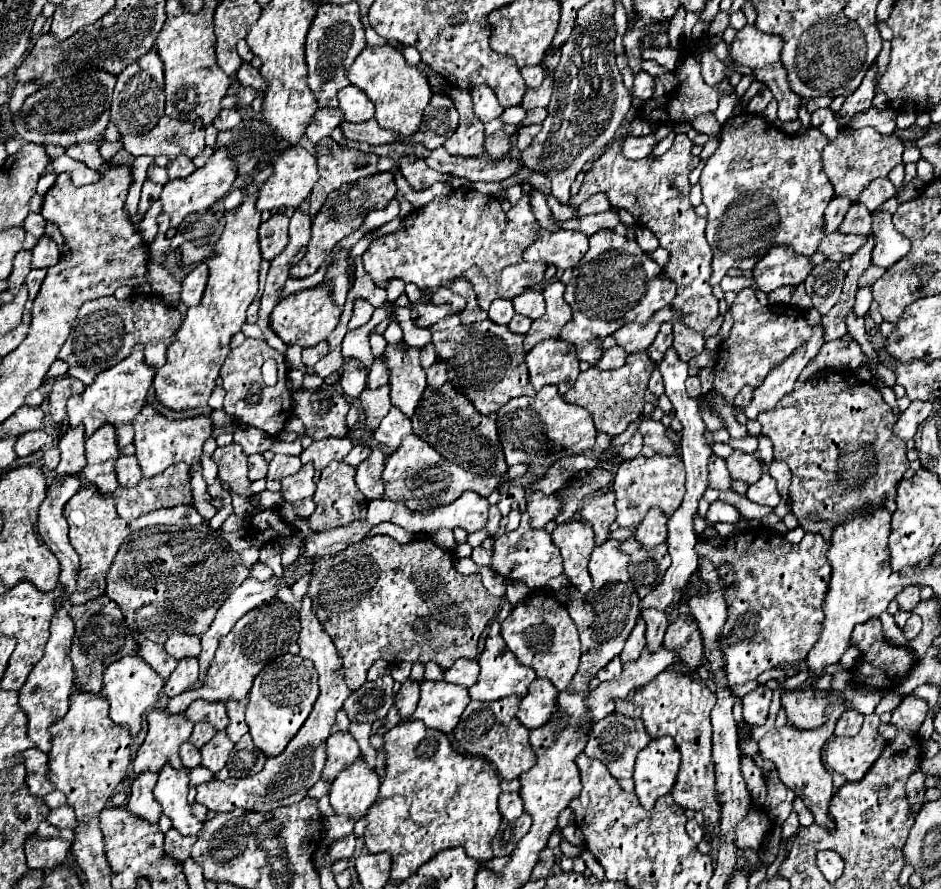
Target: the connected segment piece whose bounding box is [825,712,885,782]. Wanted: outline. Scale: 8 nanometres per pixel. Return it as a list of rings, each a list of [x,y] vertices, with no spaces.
[[[867,714],[859,734],[851,738],[835,738],[825,748],[825,762],[831,770],[843,774],[847,782],[857,782],[865,776],[873,760],[881,754],[885,740],[877,732],[879,716]]]

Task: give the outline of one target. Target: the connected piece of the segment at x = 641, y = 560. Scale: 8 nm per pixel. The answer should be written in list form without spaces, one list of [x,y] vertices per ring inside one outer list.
[[[631,536],[621,542],[621,550],[629,554],[629,576],[639,598],[647,596],[651,590],[655,590],[661,584],[671,564],[667,544],[661,544],[645,552],[645,548],[641,548],[641,544],[637,544],[637,540],[633,540]]]

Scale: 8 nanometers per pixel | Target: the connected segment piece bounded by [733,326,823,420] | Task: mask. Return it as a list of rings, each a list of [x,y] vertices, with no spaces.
[[[817,326],[811,340],[805,342],[801,348],[797,348],[797,352],[793,352],[793,356],[789,356],[783,364],[773,368],[773,372],[769,372],[765,382],[753,390],[751,404],[743,408],[733,406],[733,410],[743,412],[749,420],[755,420],[761,412],[771,410],[781,400],[781,396],[793,392],[793,384],[799,378],[801,370],[817,356],[821,346],[823,346],[823,328]]]

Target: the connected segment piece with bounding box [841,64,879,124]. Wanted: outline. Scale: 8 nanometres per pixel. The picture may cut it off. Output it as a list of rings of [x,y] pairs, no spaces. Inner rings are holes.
[[[873,64],[873,66],[867,70],[867,74],[865,74],[861,86],[859,86],[851,96],[845,98],[845,104],[841,106],[843,124],[845,124],[853,114],[863,112],[863,110],[867,110],[867,108],[871,106],[873,96],[875,96],[875,80],[877,80],[877,72],[879,72],[879,70],[877,70],[877,64]]]

